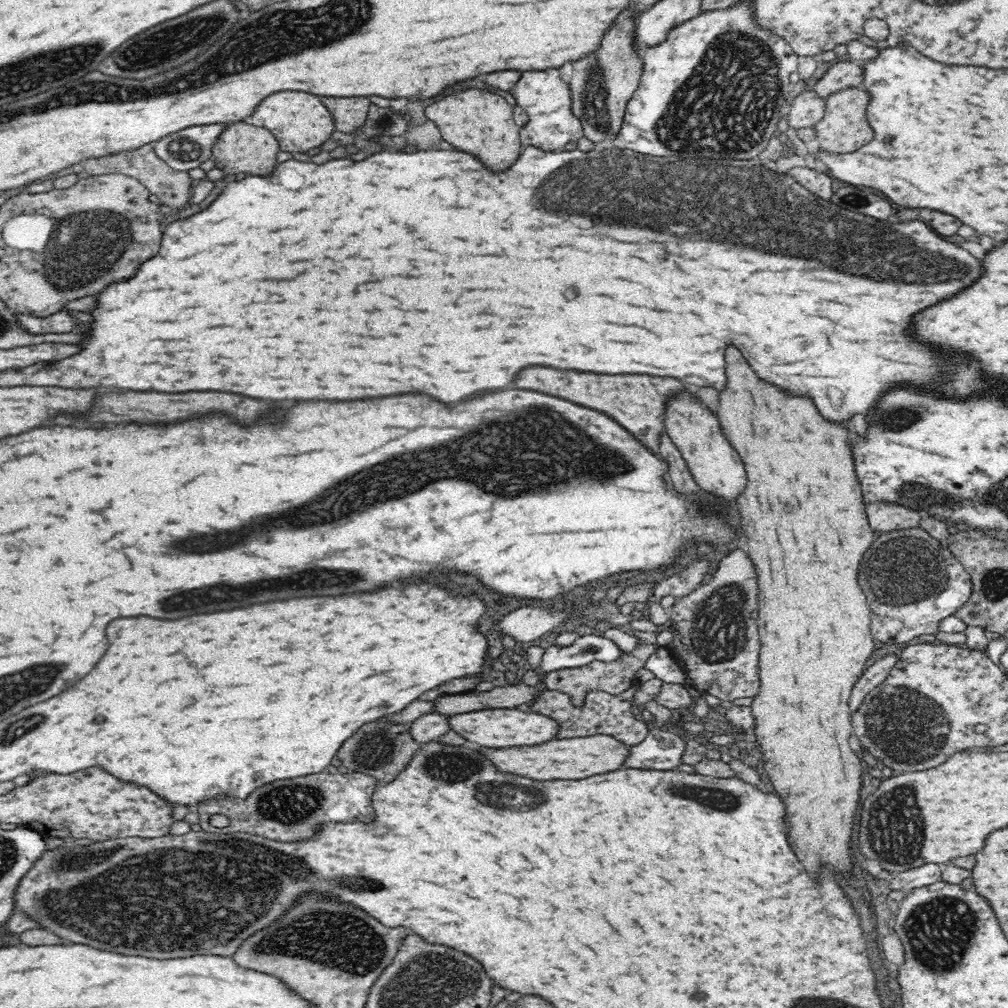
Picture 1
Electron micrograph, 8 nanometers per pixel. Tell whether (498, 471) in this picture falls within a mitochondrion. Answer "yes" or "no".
yes

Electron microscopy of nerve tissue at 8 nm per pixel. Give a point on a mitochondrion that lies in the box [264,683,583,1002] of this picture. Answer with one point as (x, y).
(450, 766)

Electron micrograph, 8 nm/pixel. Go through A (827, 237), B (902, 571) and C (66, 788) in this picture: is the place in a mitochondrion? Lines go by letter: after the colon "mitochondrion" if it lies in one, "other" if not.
A: mitochondrion
B: mitochondrion
C: other

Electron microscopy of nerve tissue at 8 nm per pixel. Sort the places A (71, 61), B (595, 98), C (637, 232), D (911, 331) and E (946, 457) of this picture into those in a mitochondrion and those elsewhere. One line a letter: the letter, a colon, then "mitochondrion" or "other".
A: mitochondrion
B: mitochondrion
C: mitochondrion
D: other
E: other

